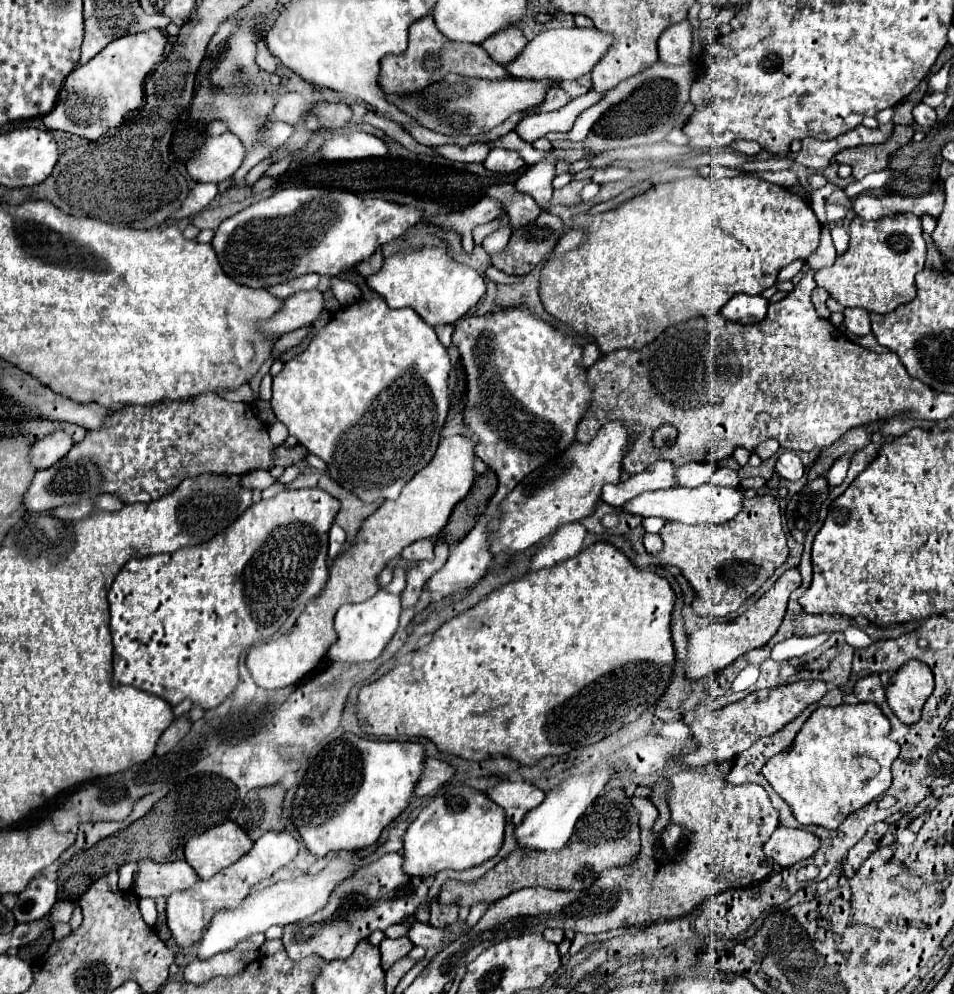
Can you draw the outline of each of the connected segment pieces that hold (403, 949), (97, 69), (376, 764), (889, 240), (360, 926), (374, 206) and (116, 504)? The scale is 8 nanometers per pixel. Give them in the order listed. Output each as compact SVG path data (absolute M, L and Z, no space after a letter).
M386 937L386 939L380 943L382 969L384 969L384 971L390 969L398 959L406 957L412 947L414 947L414 945L412 945L410 939L404 939L404 937L400 937L400 939L388 939L388 937Z
M150 29L136 35L120 37L108 43L96 57L88 63L78 65L58 95L56 107L44 115L46 129L68 131L80 135L88 141L96 141L110 127L122 123L126 113L140 109L144 103L144 79L154 71L154 65L162 61L166 49L166 33L162 29Z
M354 733L330 741L312 761L304 781L300 783L292 801L292 819L306 845L316 855L328 855L332 851L360 851L378 841L382 829L390 825L408 805L414 785L422 775L424 767L424 745L412 741L370 741Z
M914 213L904 215L890 215L876 221L866 221L854 217L850 223L850 247L844 255L838 255L832 267L824 267L816 271L816 285L824 287L830 297L846 307L862 307L874 313L890 313L898 305L904 305L916 297L916 283L914 275L924 269L926 261L926 243L922 237L920 217Z
M386 853L380 859L376 859L374 863L356 869L348 879L344 879L332 891L328 903L320 911L316 911L308 919L302 919L300 923L290 923L288 927L284 927L284 935L282 935L284 949L286 949L286 953L288 953L290 959L302 959L302 957L312 955L312 953L320 955L326 961L348 959L352 955L354 947L362 939L368 939L370 933L374 933L374 931L386 931L390 925L402 923L404 919L412 917L422 905L426 905L432 881L434 881L434 877L410 877L410 875L406 875L402 871L402 855L398 855L398 853Z
M288 187L224 219L216 229L212 247L224 273L236 283L248 287L270 287L306 273L338 275L340 271L346 271L368 259L380 245L400 237L420 217L422 213L412 205L396 205L384 199L360 199L346 191L322 187Z
M104 493L104 495L100 495L98 499L96 499L96 509L98 511L118 511L120 507L122 507L124 503L116 497L116 495L108 495L108 493Z

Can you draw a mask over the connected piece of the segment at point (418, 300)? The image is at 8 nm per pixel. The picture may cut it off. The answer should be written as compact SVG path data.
M410 247L384 259L382 269L366 279L368 287L382 295L390 307L412 307L432 327L456 323L484 295L484 279L468 265L454 261L440 247Z

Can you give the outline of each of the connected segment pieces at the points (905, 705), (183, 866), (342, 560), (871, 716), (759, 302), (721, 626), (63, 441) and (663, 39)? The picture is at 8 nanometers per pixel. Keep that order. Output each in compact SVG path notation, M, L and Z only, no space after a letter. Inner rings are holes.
M908 661L900 671L894 671L888 687L886 701L896 717L904 723L916 723L920 719L922 705L934 691L934 675L922 661Z
M138 859L138 873L134 891L138 897L168 897L176 889L188 889L198 881L196 871L186 861L158 863L152 859Z
M454 435L440 441L440 447L428 467L424 471L416 473L412 481L402 489L400 497L396 501L384 501L374 515L370 515L358 533L358 543L352 545L346 553L334 559L330 567L330 579L324 587L324 591L306 605L304 613L296 619L296 625L290 629L290 633L280 635L278 639L272 639L264 645L252 647L246 657L246 667L256 681L258 687L264 689L280 689L280 687L292 687L298 681L302 681L312 669L320 663L320 659L326 655L328 647L336 641L334 631L334 615L344 603L356 603L370 599L380 587L376 583L378 573L396 559L404 547L418 539L432 539L438 537L440 531L446 527L452 509L468 495L476 481L474 471L474 453L476 441L470 437Z
M874 703L818 707L788 751L764 765L764 777L790 805L800 825L836 829L846 815L880 797L892 785L890 765L900 745L888 739L890 723Z
M734 295L724 307L722 315L736 323L758 323L766 317L768 301L762 295Z
M790 569L784 575L780 575L780 579L772 585L770 591L766 591L746 613L742 613L740 617L732 619L732 621L724 621L724 623L710 623L708 627L696 629L694 633L688 635L688 651L690 651L690 659L686 661L686 677L692 681L698 681L710 673L716 673L724 667L728 667L732 661L736 661L740 655L744 655L750 649L762 647L766 645L778 631L784 611L786 611L786 603L788 597L794 589L798 589L802 577L798 573L798 569Z
M56 431L32 445L30 463L36 467L36 471L48 469L58 459L62 459L64 453L68 453L70 449L72 449L72 439L64 431Z
M688 19L668 27L658 39L660 61L668 65L680 65L690 59L692 47L692 25Z

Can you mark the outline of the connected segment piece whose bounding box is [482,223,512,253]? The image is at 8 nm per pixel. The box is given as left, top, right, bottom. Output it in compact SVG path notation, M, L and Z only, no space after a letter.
M510 223L498 231L494 231L492 235L488 235L484 241L482 241L482 247L488 251L488 253L494 253L494 251L500 251L506 247L508 239L510 239L510 233L512 233L512 227Z

